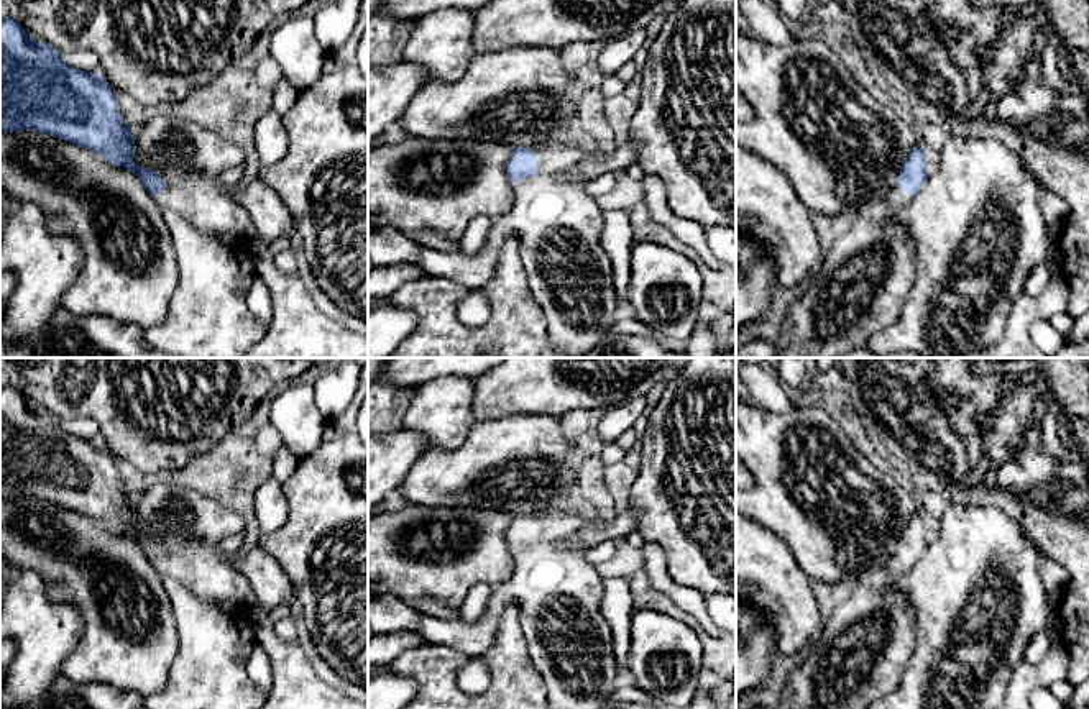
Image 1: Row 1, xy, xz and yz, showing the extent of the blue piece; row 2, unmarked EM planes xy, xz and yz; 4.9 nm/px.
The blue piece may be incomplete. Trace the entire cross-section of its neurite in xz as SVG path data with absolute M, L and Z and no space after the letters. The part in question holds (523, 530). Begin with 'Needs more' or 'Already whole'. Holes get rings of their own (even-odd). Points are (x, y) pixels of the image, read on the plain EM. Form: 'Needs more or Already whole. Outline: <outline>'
Needs more. Outline: M586 507L577 510L554 510L534 517L514 515L506 532L508 545L516 551L532 543L562 542L577 537L590 522Z

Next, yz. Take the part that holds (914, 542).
Needs more. Outline: M915 514L900 537L897 553L880 576L905 576L928 547L926 532L921 515Z

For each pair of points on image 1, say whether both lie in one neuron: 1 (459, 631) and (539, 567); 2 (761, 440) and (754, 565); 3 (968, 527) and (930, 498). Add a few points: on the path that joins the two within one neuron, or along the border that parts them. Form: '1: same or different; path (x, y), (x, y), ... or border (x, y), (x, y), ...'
1: same; path (478, 627), (519, 586)
2: different; border (753, 519), (771, 529), (787, 545)
3: different; border (946, 503), (940, 519)

